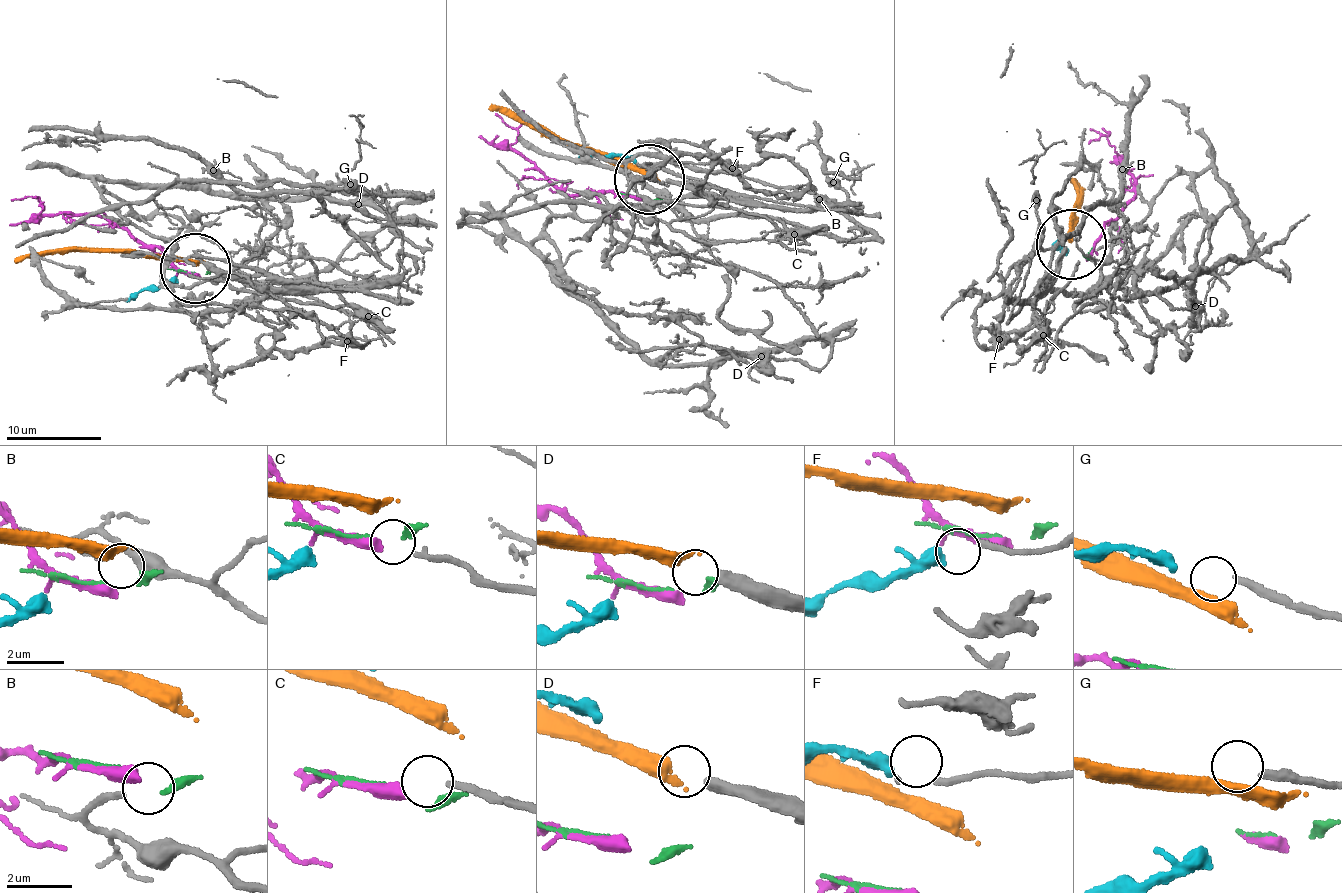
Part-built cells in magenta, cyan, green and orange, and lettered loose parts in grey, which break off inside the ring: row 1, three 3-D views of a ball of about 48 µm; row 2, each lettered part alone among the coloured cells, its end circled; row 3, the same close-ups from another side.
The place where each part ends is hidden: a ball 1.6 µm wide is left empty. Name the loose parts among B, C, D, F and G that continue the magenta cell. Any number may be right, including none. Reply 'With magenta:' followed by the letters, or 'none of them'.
With magenta: C

